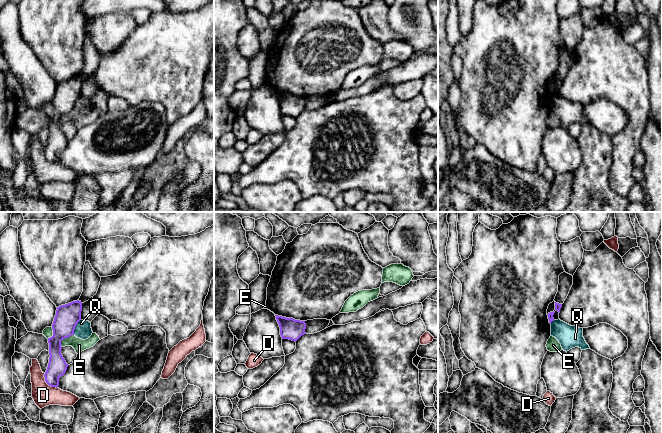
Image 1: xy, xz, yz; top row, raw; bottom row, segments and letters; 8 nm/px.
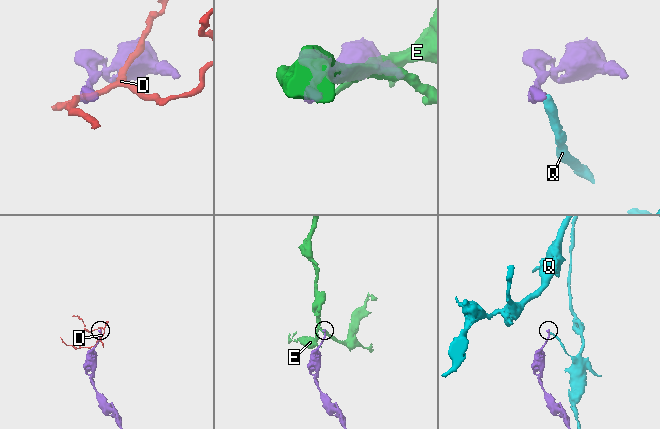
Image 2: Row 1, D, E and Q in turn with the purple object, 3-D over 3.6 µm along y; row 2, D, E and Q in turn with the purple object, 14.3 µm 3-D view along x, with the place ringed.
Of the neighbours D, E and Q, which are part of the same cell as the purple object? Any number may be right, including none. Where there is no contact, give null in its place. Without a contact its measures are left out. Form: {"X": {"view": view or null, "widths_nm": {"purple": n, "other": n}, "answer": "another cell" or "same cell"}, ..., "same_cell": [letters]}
{"D": {"view": "xy", "widths_nm": {"purple": 160, "other": 180}, "answer": "another cell"}, "E": {"view": "xy", "widths_nm": {"purple": 190, "other": 100}, "answer": "another cell"}, "Q": {"view": "xy", "widths_nm": {"purple": 190, "other": 140}, "answer": "another cell"}, "same_cell": []}

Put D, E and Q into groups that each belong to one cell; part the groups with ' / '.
D / E / Q

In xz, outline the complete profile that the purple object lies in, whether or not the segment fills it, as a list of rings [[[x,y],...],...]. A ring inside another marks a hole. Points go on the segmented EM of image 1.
[[[278,315],[275,316],[280,327],[280,335],[282,339],[289,339],[296,342],[302,335],[306,334],[305,321],[295,320],[293,318],[286,318]]]

